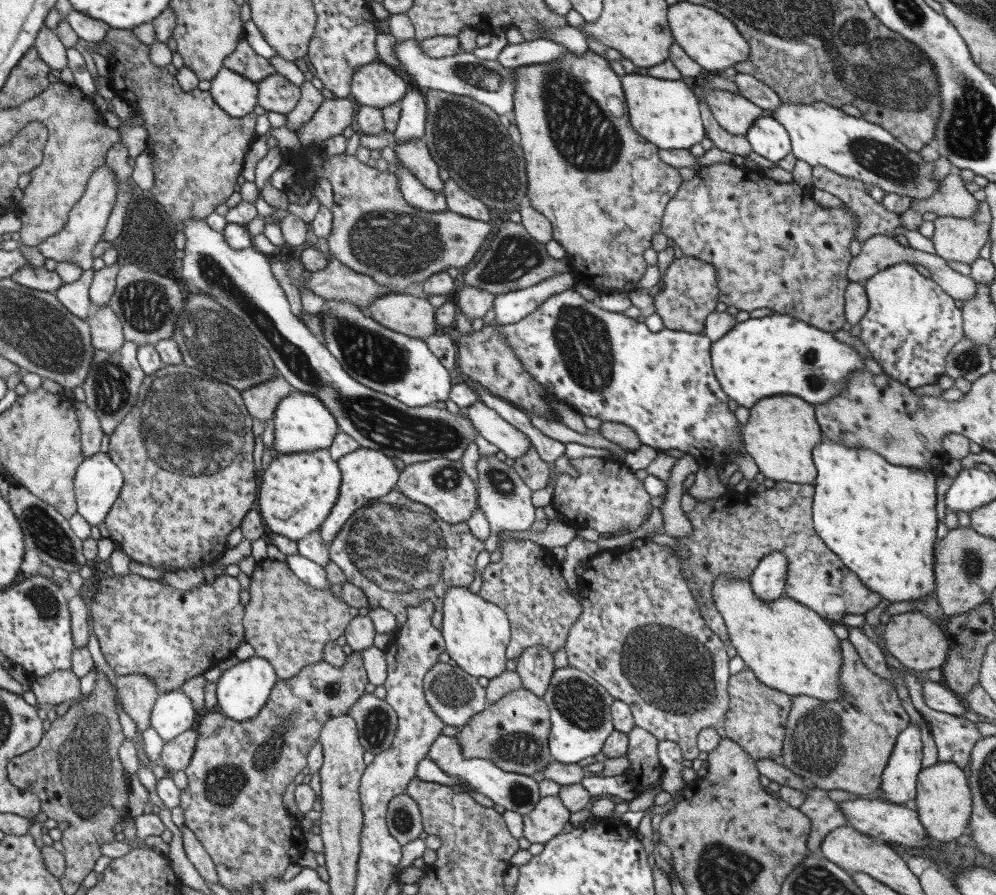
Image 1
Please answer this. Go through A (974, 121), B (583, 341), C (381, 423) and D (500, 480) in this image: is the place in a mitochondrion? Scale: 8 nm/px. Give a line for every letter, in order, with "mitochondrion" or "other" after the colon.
A: mitochondrion
B: mitochondrion
C: mitochondrion
D: mitochondrion

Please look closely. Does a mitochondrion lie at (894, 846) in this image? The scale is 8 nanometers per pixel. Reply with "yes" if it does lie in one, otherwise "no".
no

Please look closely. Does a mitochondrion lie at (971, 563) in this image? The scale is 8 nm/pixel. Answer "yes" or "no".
yes

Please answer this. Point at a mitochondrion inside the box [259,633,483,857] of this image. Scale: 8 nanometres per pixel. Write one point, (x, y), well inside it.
(451, 689)

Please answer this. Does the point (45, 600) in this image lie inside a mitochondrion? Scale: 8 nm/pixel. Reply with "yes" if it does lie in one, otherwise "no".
yes

